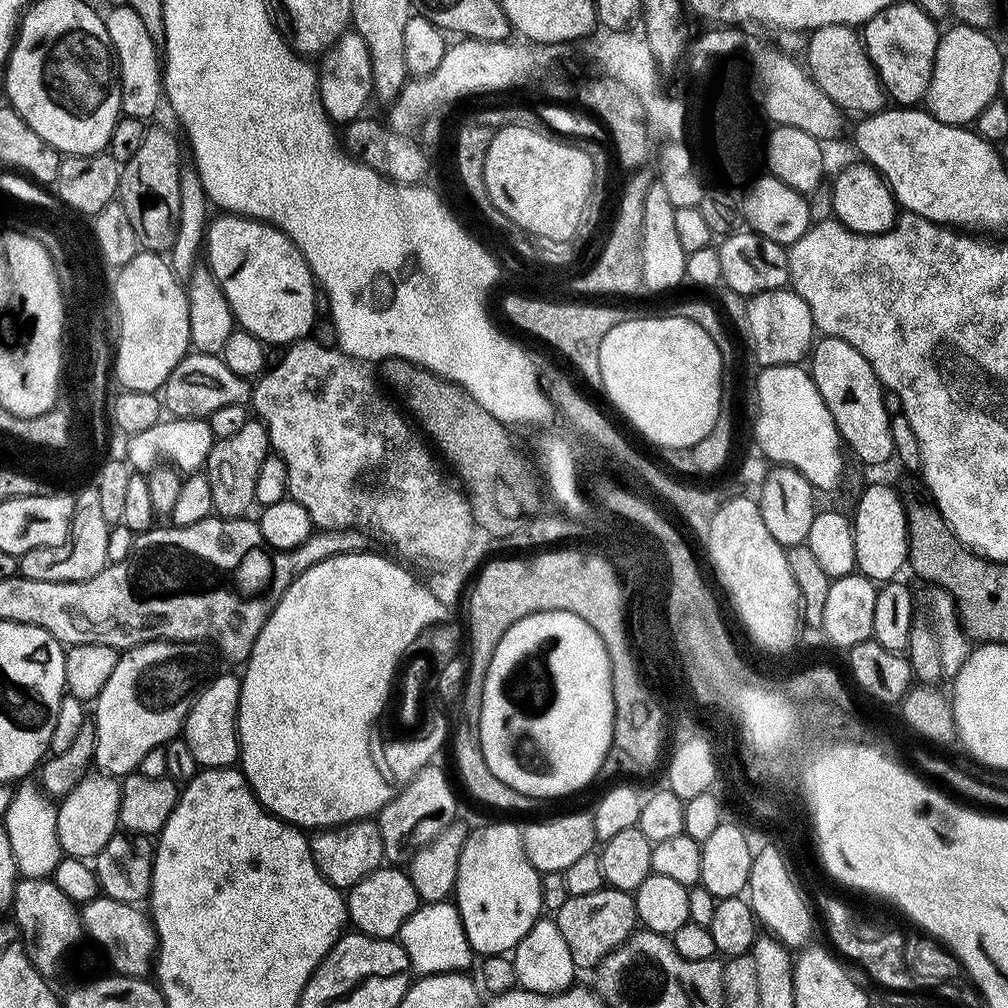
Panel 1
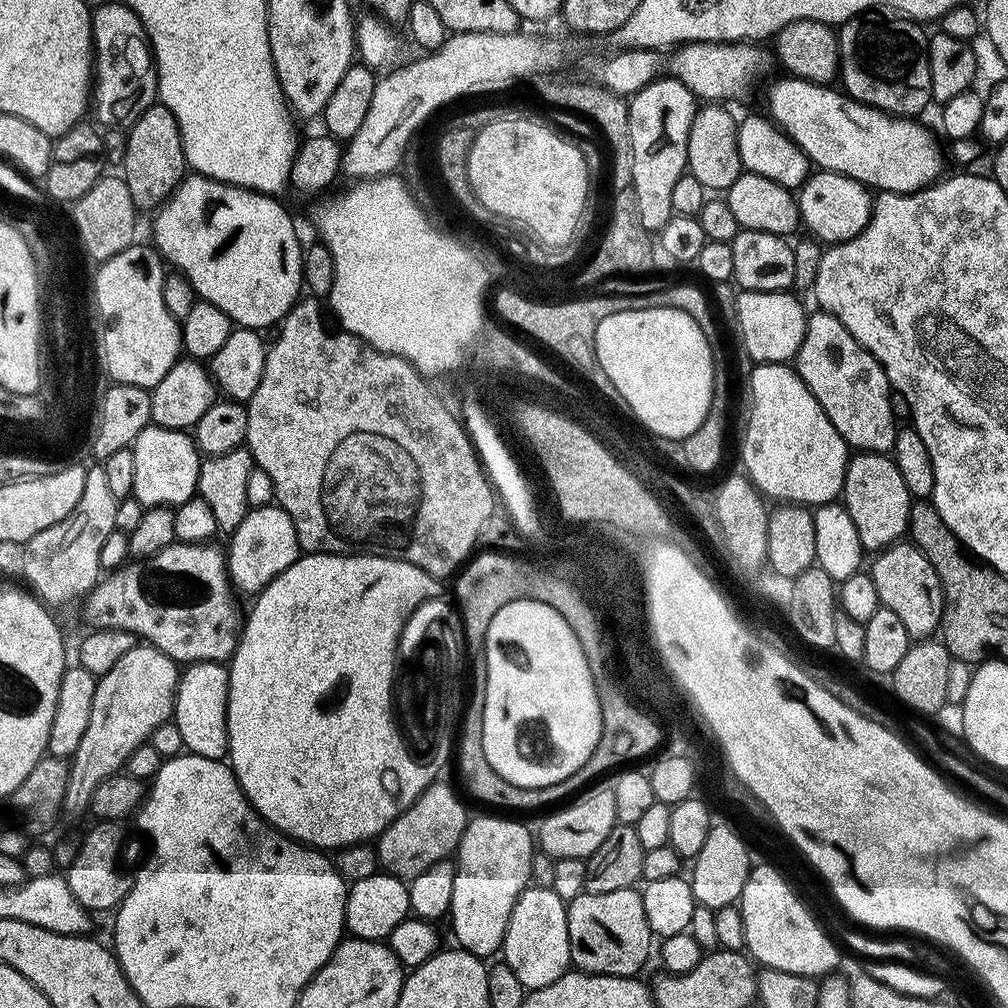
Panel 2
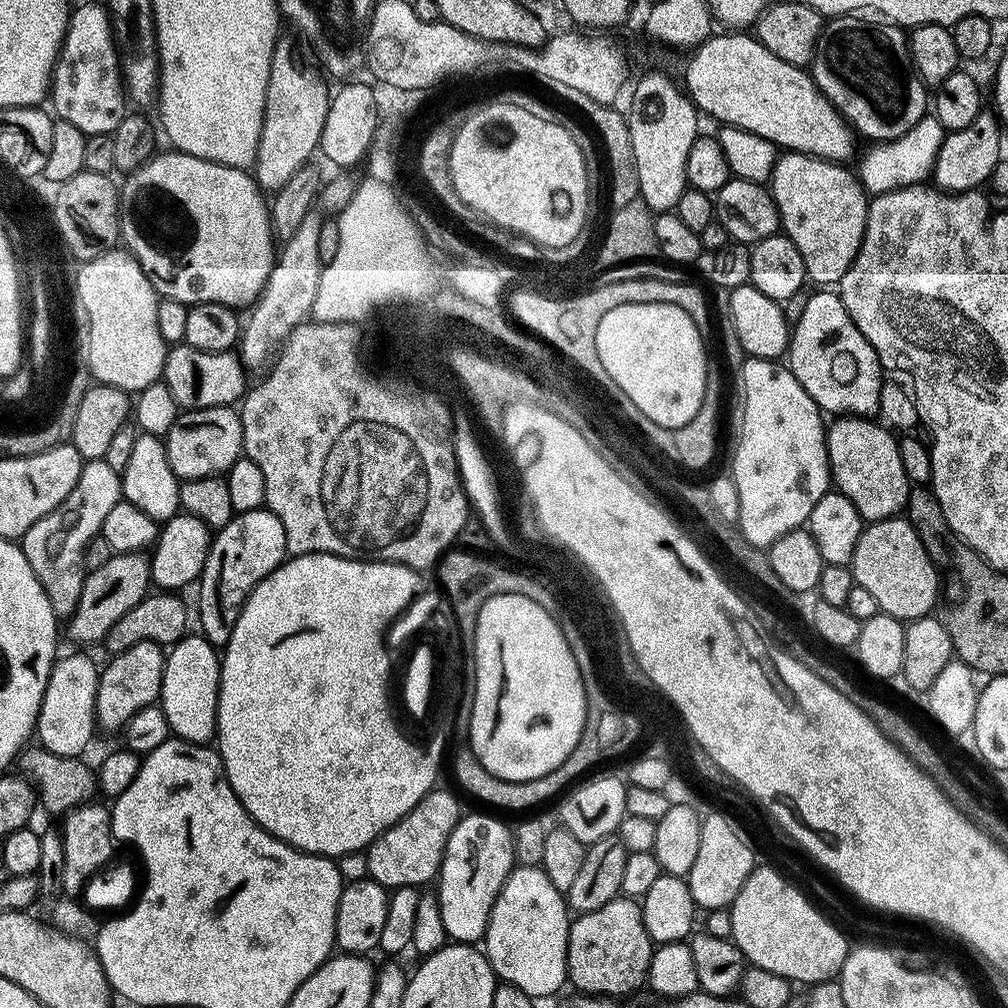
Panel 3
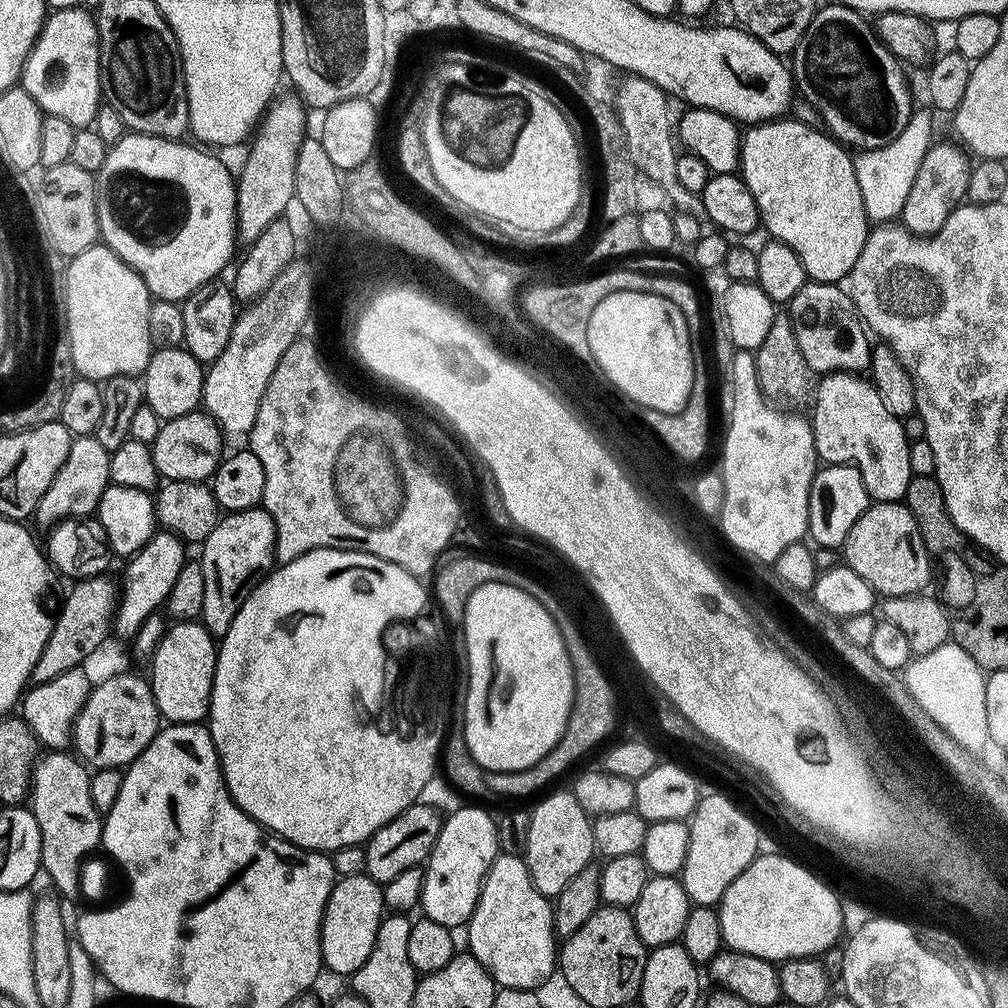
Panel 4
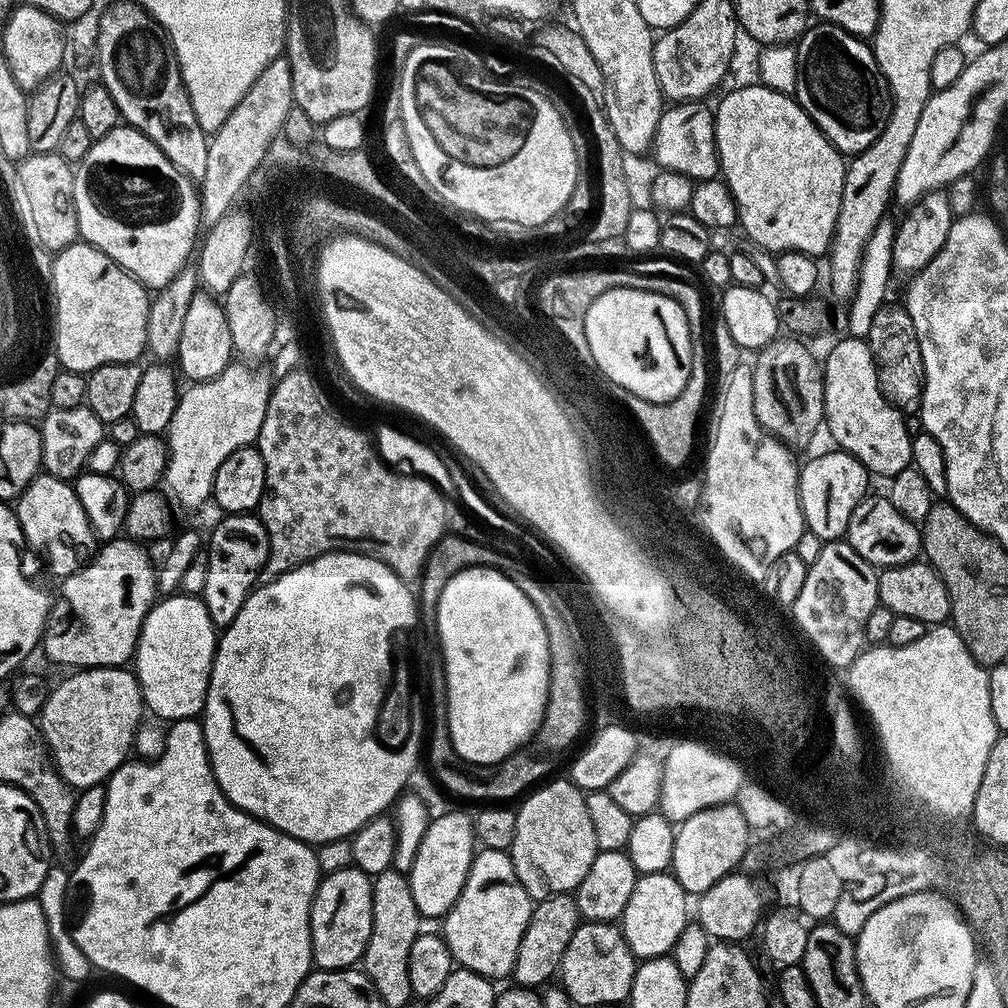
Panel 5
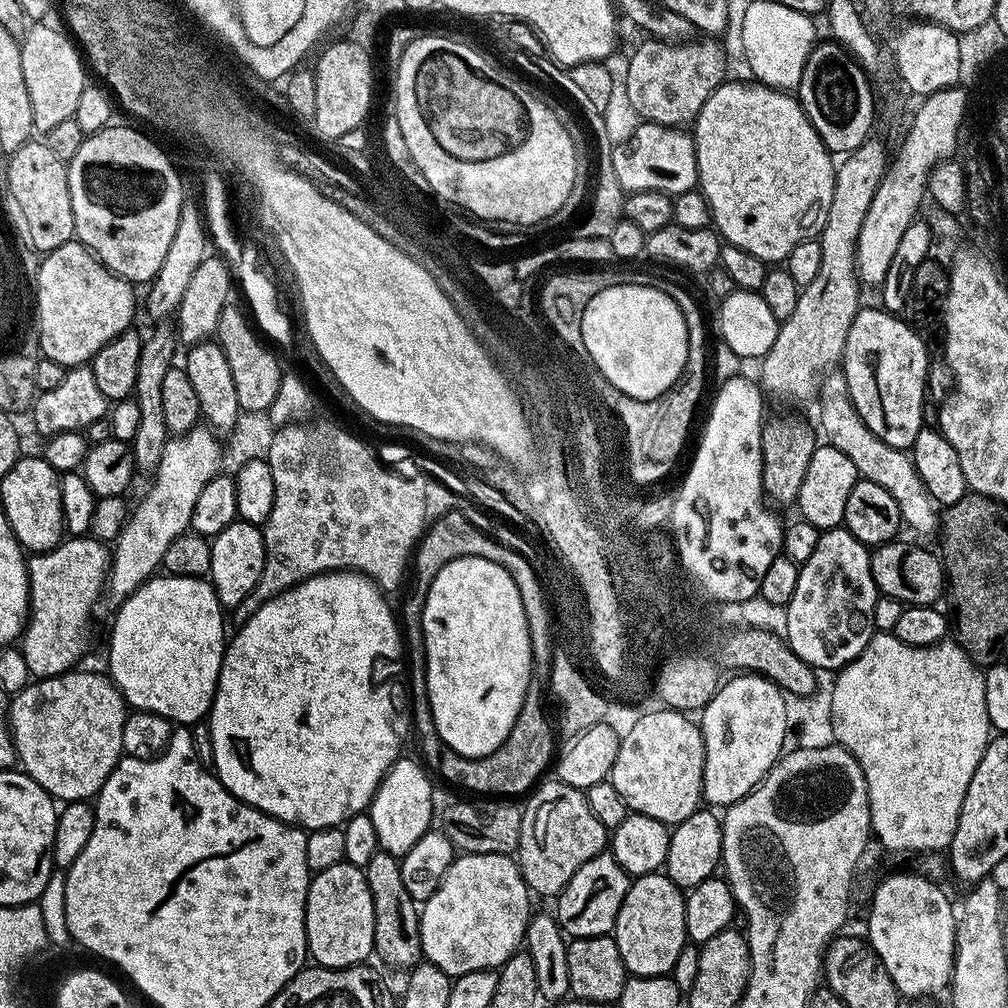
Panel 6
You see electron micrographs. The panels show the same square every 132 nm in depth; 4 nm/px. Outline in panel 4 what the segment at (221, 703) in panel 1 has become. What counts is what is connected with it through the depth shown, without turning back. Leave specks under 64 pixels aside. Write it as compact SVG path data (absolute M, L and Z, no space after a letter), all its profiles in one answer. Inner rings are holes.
M176 622L165 631L160 645L150 658L150 683L157 710L173 724L198 724L207 717L212 701L218 644L200 622Z

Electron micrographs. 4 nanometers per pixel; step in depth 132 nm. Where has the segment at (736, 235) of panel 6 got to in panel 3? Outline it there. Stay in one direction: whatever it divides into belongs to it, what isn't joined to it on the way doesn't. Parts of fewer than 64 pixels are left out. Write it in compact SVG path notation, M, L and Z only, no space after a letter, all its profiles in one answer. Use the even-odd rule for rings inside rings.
M785 151L772 171L770 191L780 212L783 235L798 246L807 279L816 286L839 285L847 277L848 268L864 241L870 196L857 173L844 168L847 167L840 162Z

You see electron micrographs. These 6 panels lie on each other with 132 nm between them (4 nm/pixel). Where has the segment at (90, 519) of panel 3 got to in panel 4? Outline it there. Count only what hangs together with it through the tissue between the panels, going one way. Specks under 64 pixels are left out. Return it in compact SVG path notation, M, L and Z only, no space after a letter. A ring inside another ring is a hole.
M95 434L77 435L72 441L66 462L58 474L54 474L54 482L50 482L50 490L42 494L34 513L34 520L45 526L51 526L59 521L69 518L88 518L95 513L100 496L110 483L110 462L112 457L98 442Z

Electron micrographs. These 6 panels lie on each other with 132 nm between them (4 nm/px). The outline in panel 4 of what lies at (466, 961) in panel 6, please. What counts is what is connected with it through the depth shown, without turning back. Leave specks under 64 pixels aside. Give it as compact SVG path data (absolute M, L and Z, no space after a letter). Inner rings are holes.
M497 855L490 866L480 891L474 914L468 919L467 951L491 974L500 988L537 989L558 968L558 937L552 928L552 905L534 886L523 859L519 855Z

